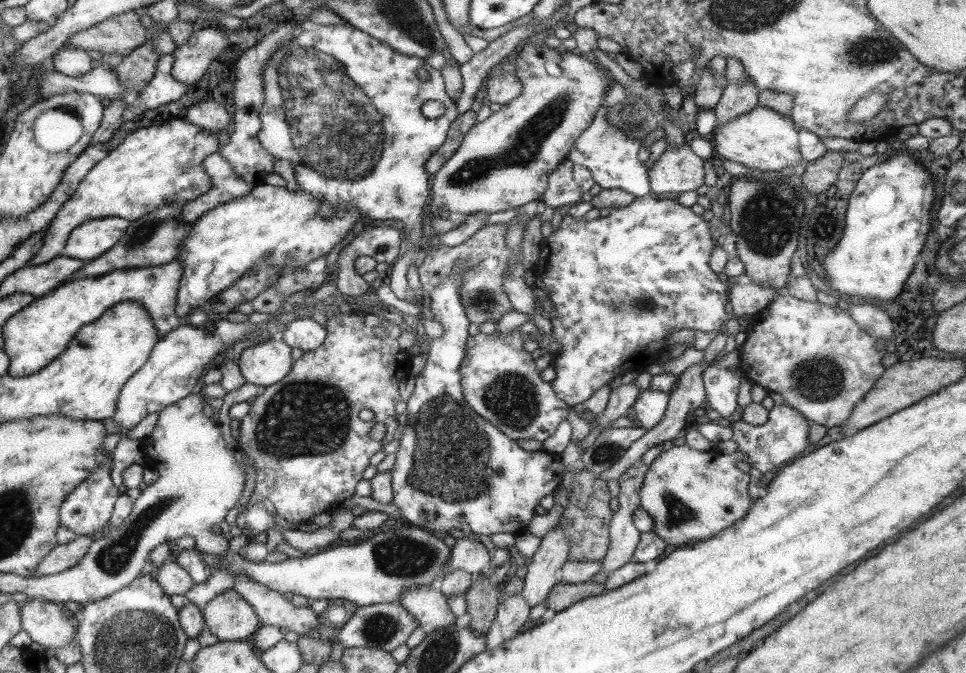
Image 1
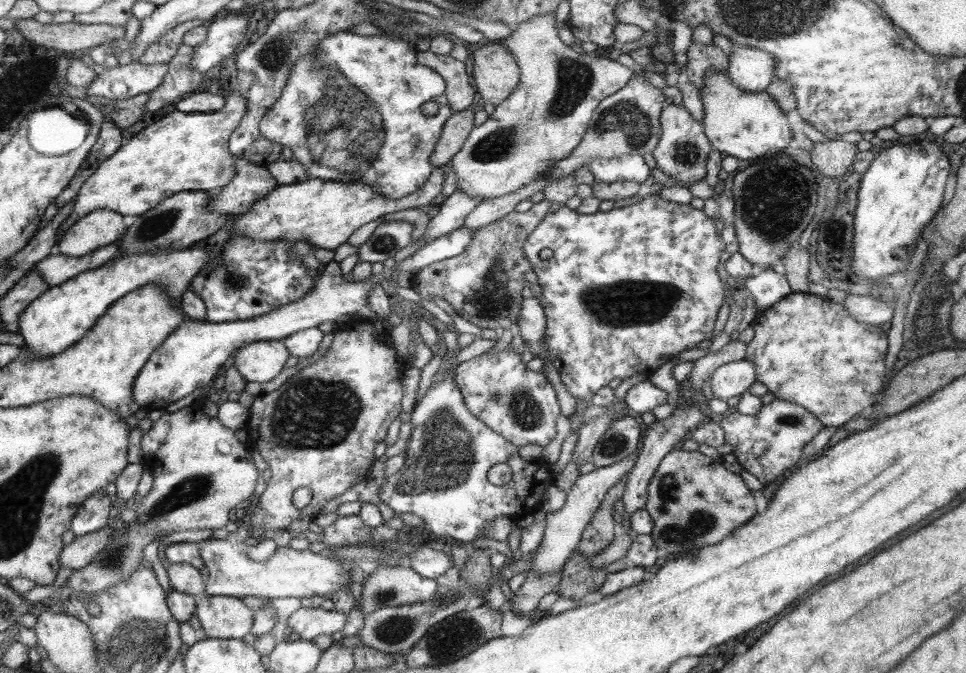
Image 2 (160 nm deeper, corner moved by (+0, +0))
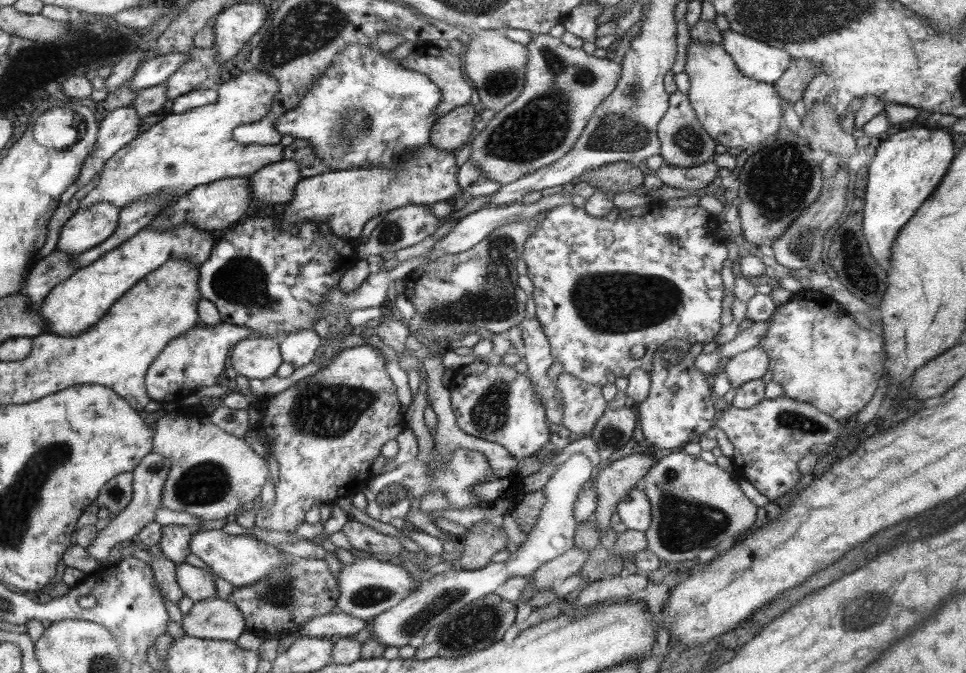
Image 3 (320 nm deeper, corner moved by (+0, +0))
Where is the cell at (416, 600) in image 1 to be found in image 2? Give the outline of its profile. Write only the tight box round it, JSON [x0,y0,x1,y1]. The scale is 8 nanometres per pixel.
[357,565,437,615]

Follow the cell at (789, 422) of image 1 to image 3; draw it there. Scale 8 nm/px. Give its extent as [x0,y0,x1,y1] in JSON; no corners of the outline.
[715,395,850,501]

